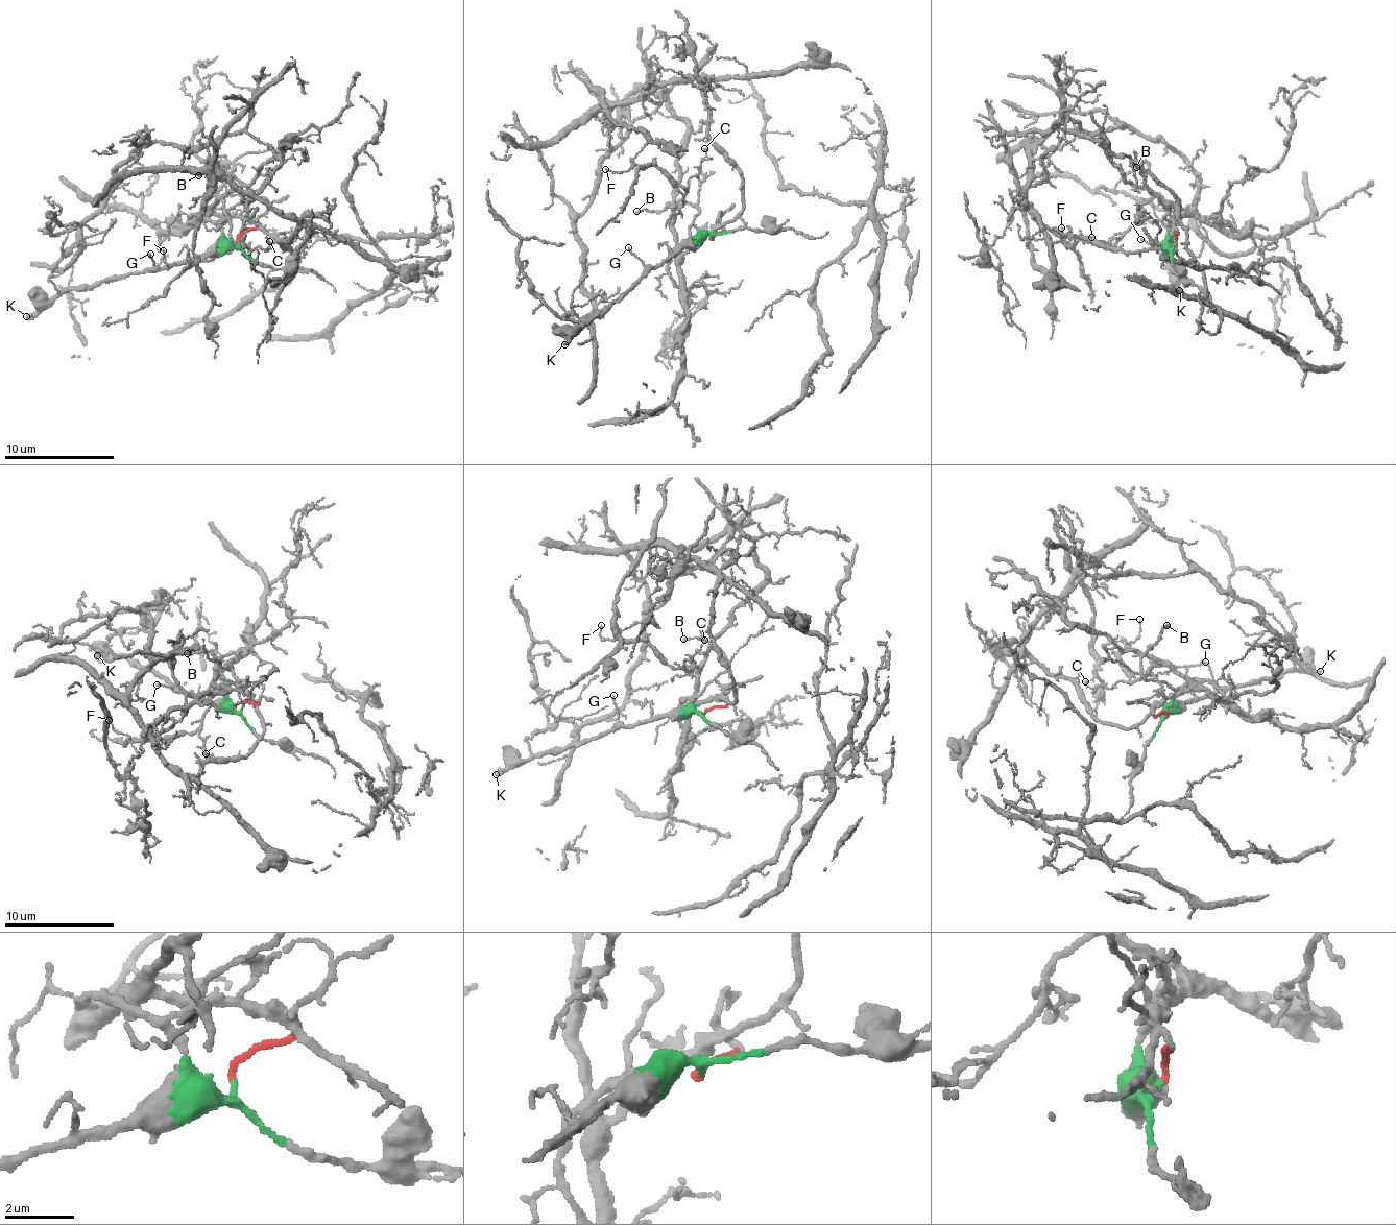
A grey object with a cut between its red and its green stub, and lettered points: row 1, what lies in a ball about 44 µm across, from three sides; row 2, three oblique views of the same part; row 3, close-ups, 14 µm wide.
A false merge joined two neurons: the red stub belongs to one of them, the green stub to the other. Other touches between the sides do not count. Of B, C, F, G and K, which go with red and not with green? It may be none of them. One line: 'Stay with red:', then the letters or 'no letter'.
Stay with red: C, F

